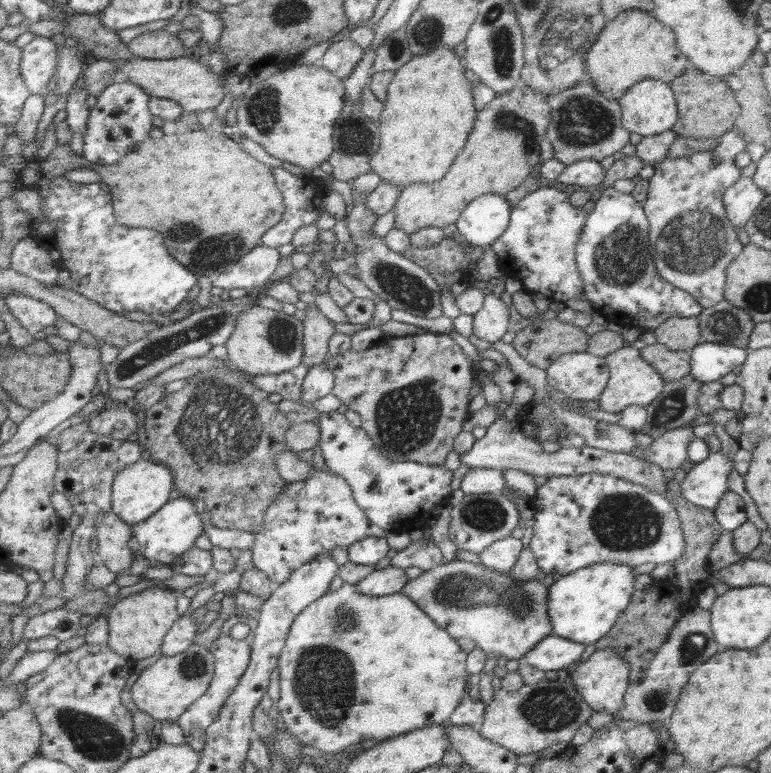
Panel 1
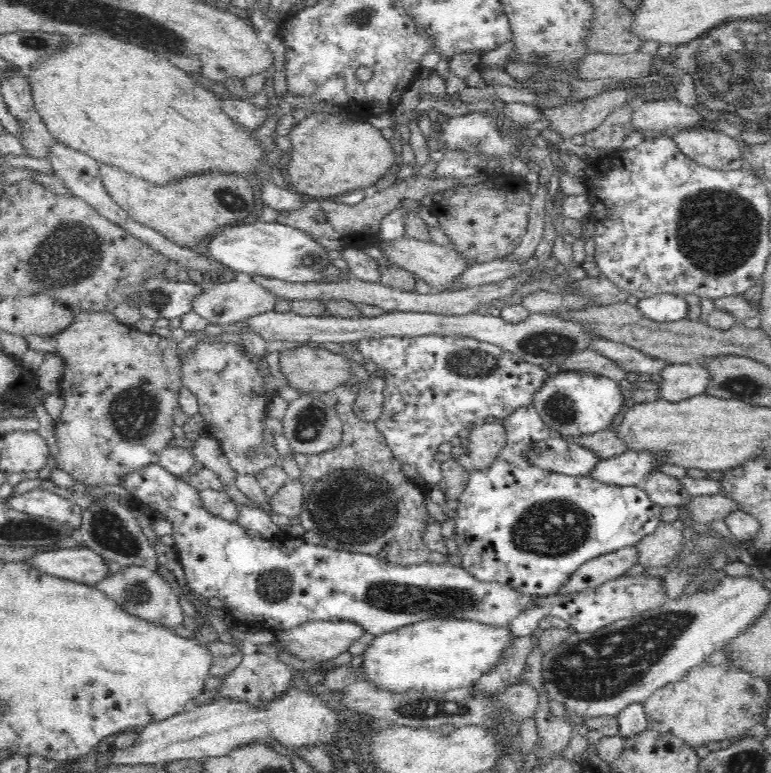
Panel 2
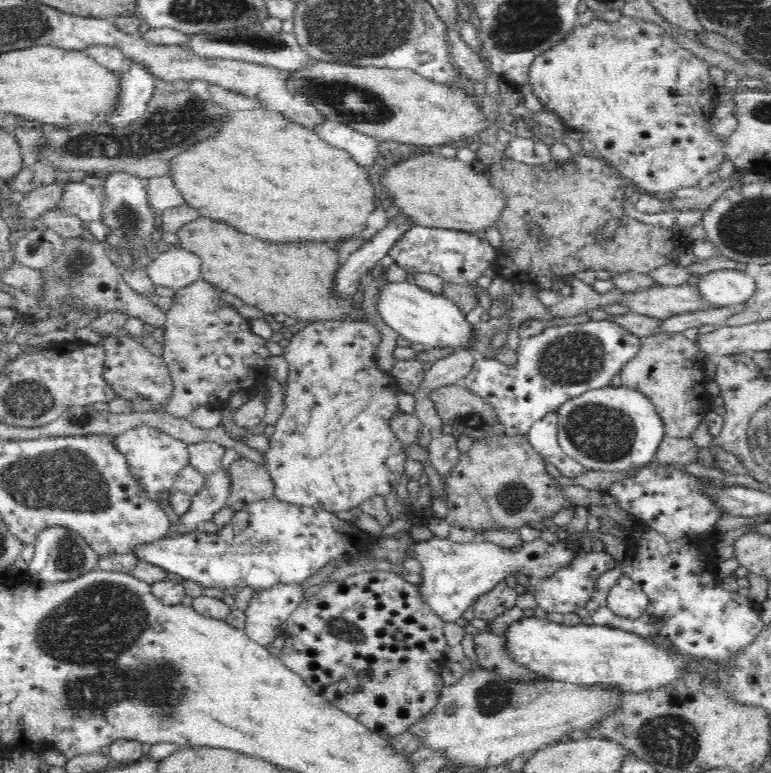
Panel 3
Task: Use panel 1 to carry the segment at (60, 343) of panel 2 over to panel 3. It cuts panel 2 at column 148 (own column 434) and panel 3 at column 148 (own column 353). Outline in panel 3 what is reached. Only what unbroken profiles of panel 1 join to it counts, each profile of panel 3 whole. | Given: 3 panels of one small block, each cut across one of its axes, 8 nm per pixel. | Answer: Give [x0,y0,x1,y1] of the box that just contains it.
[100,335,173,410]

